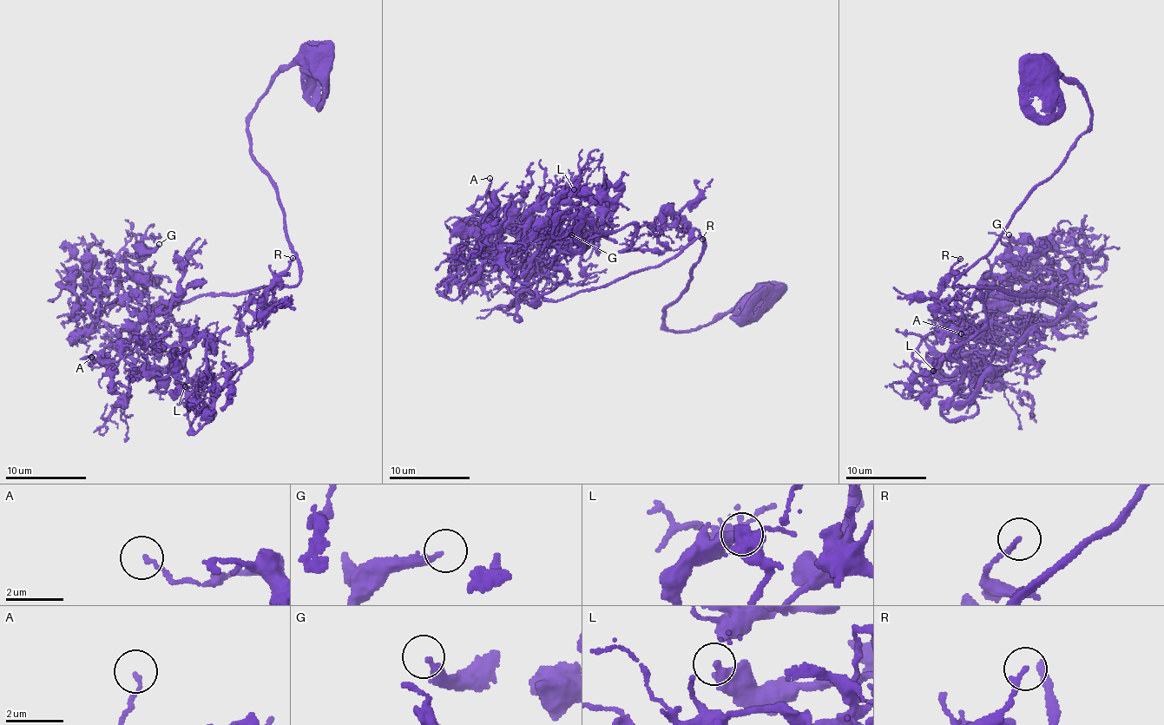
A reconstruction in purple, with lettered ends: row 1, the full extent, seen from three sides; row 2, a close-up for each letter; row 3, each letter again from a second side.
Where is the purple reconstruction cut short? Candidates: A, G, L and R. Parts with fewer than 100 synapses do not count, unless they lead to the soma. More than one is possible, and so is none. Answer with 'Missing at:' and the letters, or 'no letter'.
Missing at: no letter

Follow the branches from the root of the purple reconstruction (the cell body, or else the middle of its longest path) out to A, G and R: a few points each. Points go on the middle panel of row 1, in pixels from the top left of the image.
A: (760, 301), (667, 328), (700, 238), (515, 293), (526, 229), (473, 210), (489, 178)
G: (760, 301), (667, 328), (700, 238), (557, 300), (515, 293), (505, 260), (526, 272), (509, 305), (571, 234)
R: (760, 301), (696, 329), (667, 328), (662, 312), (703, 241), (668, 248), (658, 238), (663, 217), (702, 239)

